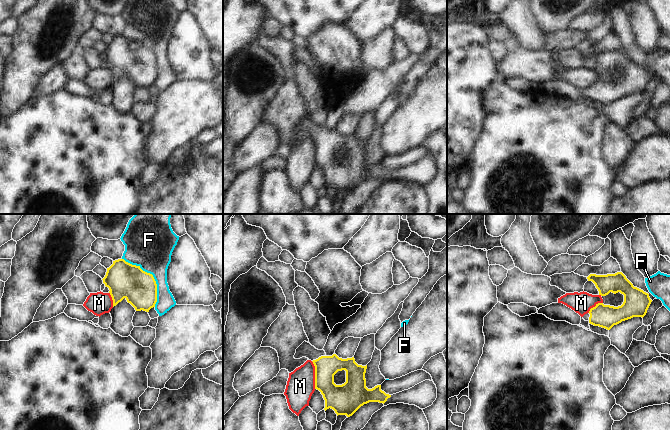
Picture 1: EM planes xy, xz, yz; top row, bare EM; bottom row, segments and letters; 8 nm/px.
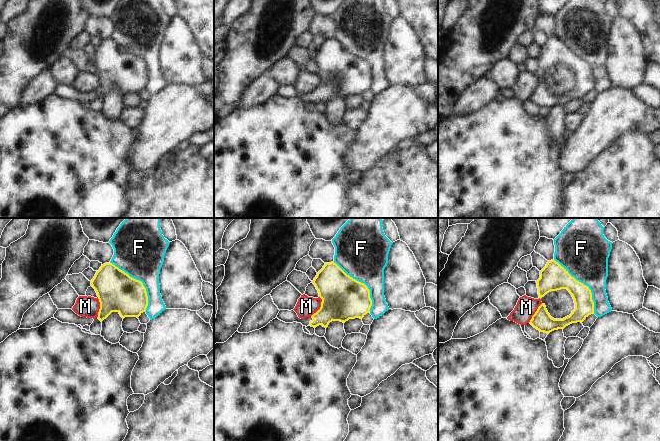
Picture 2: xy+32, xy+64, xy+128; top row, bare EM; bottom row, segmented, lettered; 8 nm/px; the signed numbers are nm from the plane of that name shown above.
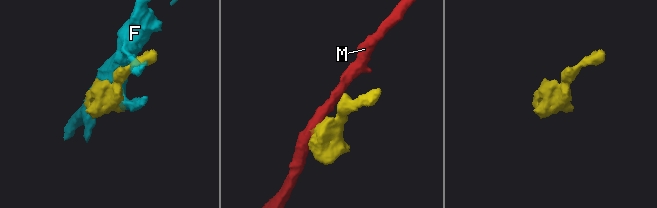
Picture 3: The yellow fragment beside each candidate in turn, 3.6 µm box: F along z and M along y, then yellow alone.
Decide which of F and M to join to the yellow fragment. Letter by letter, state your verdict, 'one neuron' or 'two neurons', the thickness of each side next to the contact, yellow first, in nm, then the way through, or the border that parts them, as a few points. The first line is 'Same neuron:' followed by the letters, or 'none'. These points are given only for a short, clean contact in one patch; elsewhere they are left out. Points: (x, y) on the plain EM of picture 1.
Same neuron: none
F: two neurons; 280 nm thick on the yellow side, 360 nm on the other
M: two neurons; 200 nm thick on the yellow side, 220 nm on the other; border along xz (311, 137), (314, 142), (315, 164)

